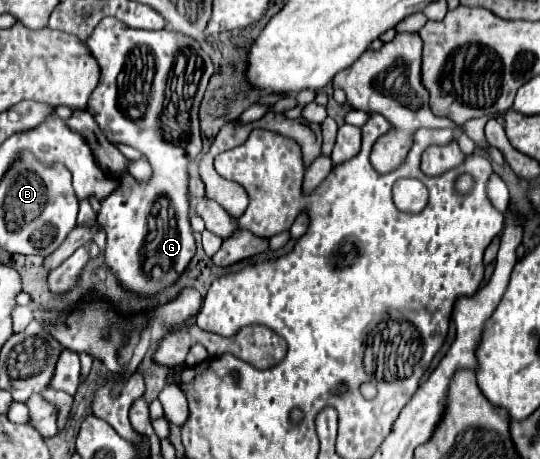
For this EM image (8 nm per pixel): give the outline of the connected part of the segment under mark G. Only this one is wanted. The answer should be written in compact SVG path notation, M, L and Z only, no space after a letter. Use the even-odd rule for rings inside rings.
M108 16L108 18L104 18L104 20L100 20L100 22L96 24L96 28L92 30L92 34L90 34L88 40L86 40L86 46L88 46L90 54L96 58L98 66L100 66L100 80L98 80L98 86L94 88L94 92L90 94L88 112L94 116L96 124L100 126L102 134L106 136L106 140L110 140L113 144L122 143L132 148L138 148L138 150L148 158L148 162L150 162L152 168L154 168L154 176L152 176L150 182L138 182L138 180L132 178L130 174L122 176L122 186L120 186L116 192L112 192L112 196L108 196L108 198L102 202L102 210L100 210L100 214L98 214L98 224L100 224L100 226L106 230L106 234L108 234L108 244L106 244L106 250L104 250L106 264L112 268L112 272L116 274L116 278L120 280L120 284L122 284L126 290L136 292L136 294L156 294L156 292L164 290L166 286L170 286L170 284L184 272L184 268L188 266L188 262L192 260L192 256L194 256L194 252L196 252L196 240L194 240L194 232L192 232L190 220L188 220L190 204L188 204L188 168L186 168L186 166L188 166L188 154L202 150L200 124L198 124L198 108L200 108L200 100L202 100L202 96L204 96L204 90L206 90L206 86L208 86L208 80L210 80L212 72L214 72L214 64L212 64L212 60L210 60L210 56L208 56L208 44L202 44L202 42L198 42L198 40L192 40L190 36L184 36L184 34L180 34L180 32L166 30L166 28L162 28L162 30L130 28L130 26L126 26L124 22L116 20L114 16ZM168 88L178 90L178 104L170 106L170 114L174 116L172 120L174 120L174 126L176 126L176 134L174 134L174 130L172 130L172 134L168 134L168 132L162 134L162 126L160 126L160 122L158 122L158 118L160 118L160 114L162 114L162 110L164 110L164 98L166 98L166 90L168 90Z

